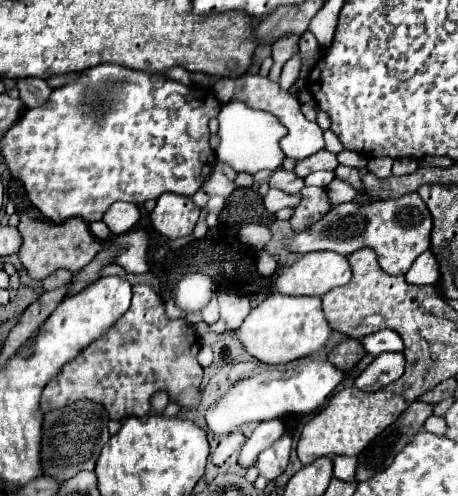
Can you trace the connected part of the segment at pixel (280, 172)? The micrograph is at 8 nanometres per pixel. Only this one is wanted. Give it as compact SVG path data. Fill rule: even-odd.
M278 168L270 180L268 180L270 188L278 188L286 194L298 194L304 188L304 180L300 176L294 176L294 172L286 172L284 168Z

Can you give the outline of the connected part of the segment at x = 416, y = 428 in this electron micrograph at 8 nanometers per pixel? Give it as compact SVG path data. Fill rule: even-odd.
M414 400L402 414L400 418L384 430L380 436L376 436L366 450L358 456L358 470L356 470L356 480L368 480L376 472L382 472L392 464L396 454L424 428L424 422L428 416L432 416L434 404Z

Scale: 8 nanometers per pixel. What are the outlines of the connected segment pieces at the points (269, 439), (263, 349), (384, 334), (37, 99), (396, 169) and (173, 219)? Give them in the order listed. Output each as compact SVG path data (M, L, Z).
M270 420L270 422L262 422L254 432L252 436L244 442L240 454L238 454L238 466L242 470L248 470L254 466L254 460L256 456L268 448L274 440L278 440L280 436L284 434L284 424L282 420Z
M280 292L268 296L262 304L252 308L248 318L236 330L244 348L264 364L286 364L290 360L310 356L328 344L330 334L332 328L322 312L318 296L284 296Z
M378 330L374 334L368 334L366 338L362 338L362 344L364 344L366 354L370 356L378 356L382 352L402 352L404 350L404 342L394 330Z
M42 78L20 80L18 90L20 90L20 100L26 104L26 108L34 108L34 106L48 102L48 98L52 94L52 88Z
M412 158L394 160L394 166L392 166L392 174L396 174L396 176L410 174L410 172L416 172L416 170L418 170L418 160L412 160Z
M162 194L154 212L150 214L152 226L166 238L190 236L200 216L200 208L188 196Z

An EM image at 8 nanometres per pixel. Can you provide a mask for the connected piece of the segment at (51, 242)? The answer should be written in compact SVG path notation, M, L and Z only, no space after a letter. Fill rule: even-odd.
M28 212L20 214L20 224L18 230L22 232L22 248L18 252L20 262L28 270L28 274L36 280L46 278L58 268L68 268L70 272L78 272L84 268L100 250L102 242L90 232L88 224L80 218L68 218L62 224L52 224L52 222L40 222L34 220Z

